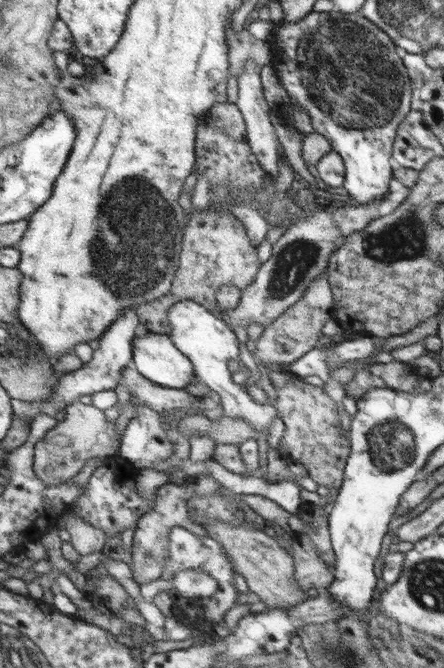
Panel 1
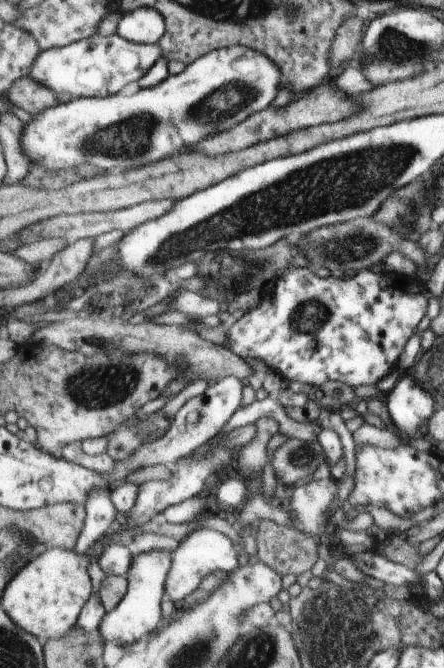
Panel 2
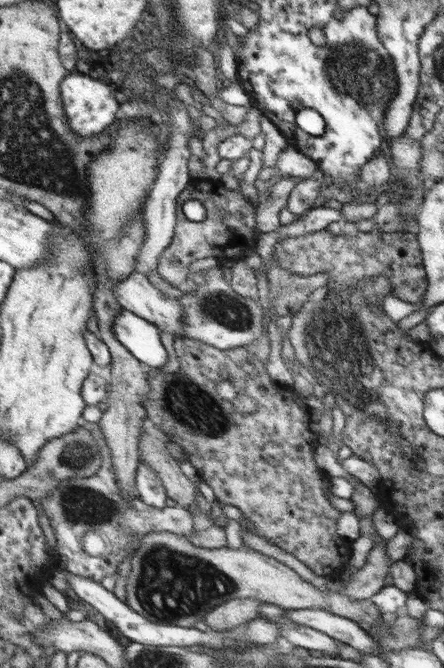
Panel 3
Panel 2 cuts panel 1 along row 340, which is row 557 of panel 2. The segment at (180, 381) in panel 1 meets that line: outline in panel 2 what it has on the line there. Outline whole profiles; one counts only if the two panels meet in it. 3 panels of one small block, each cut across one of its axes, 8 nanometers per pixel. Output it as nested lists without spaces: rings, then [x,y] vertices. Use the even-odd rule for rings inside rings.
[[[151,550],[150,552],[135,555],[135,559],[129,572],[130,588],[123,603],[115,611],[109,612],[101,624],[108,642],[120,646],[142,646],[144,642],[153,636],[162,626],[164,612],[162,612],[162,600],[166,596],[169,574],[174,566],[174,557],[171,550]]]

